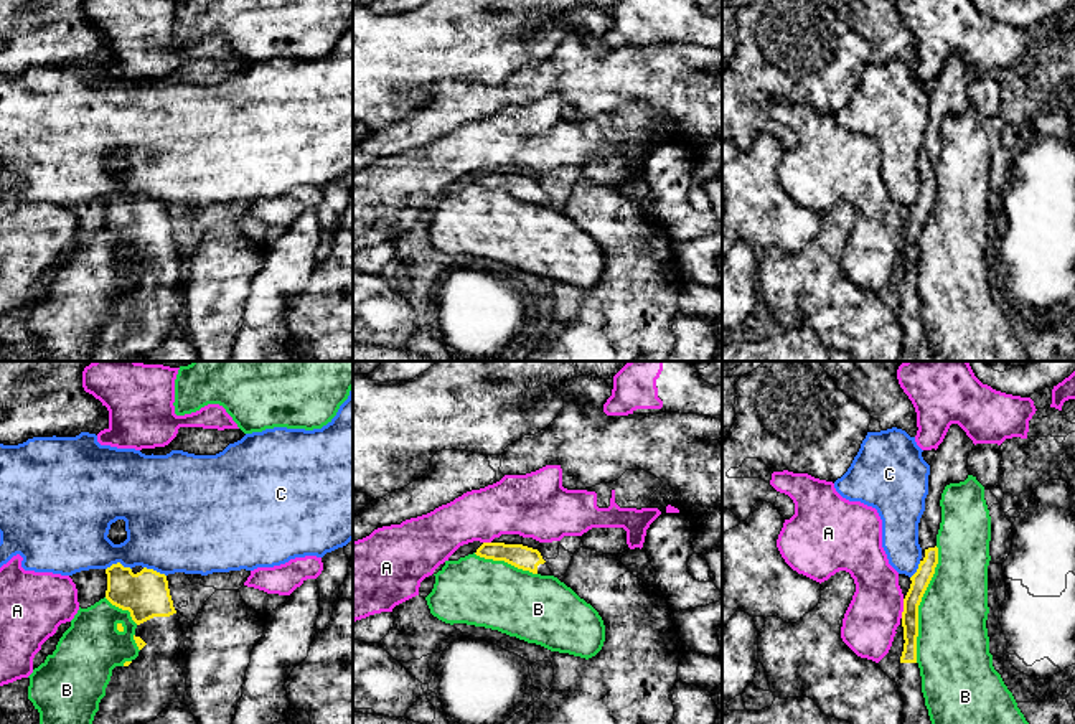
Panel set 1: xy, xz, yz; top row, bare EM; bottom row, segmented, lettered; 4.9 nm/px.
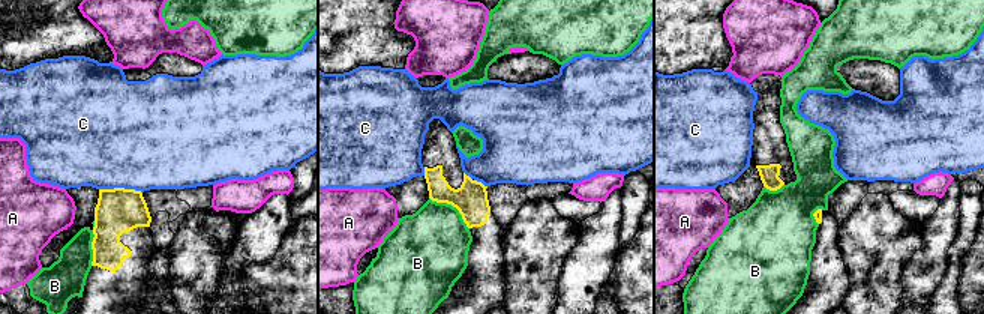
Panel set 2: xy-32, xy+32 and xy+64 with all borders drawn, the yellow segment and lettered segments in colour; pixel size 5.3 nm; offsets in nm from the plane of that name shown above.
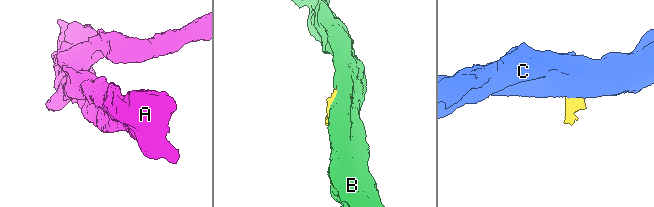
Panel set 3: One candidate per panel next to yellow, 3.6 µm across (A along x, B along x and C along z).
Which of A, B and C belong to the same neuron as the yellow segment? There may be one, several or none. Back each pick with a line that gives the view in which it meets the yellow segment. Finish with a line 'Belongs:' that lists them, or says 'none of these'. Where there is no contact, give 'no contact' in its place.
Belongs: none of these

